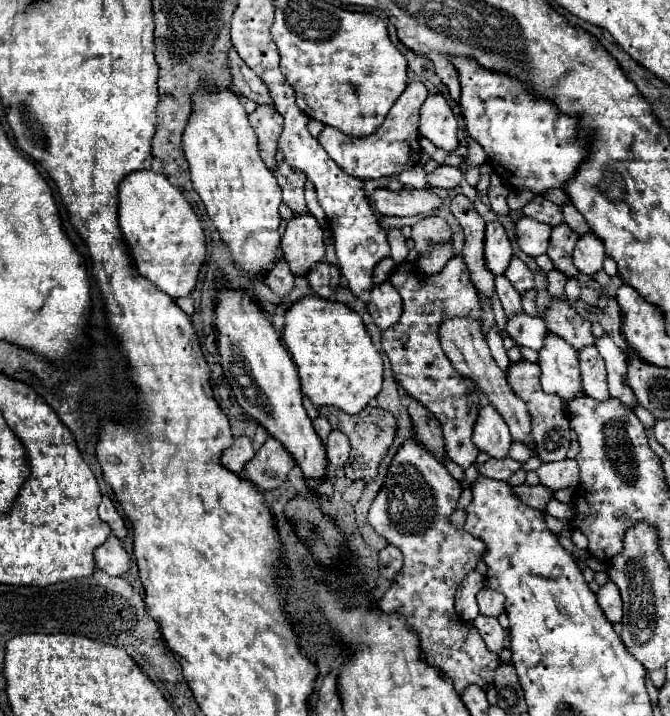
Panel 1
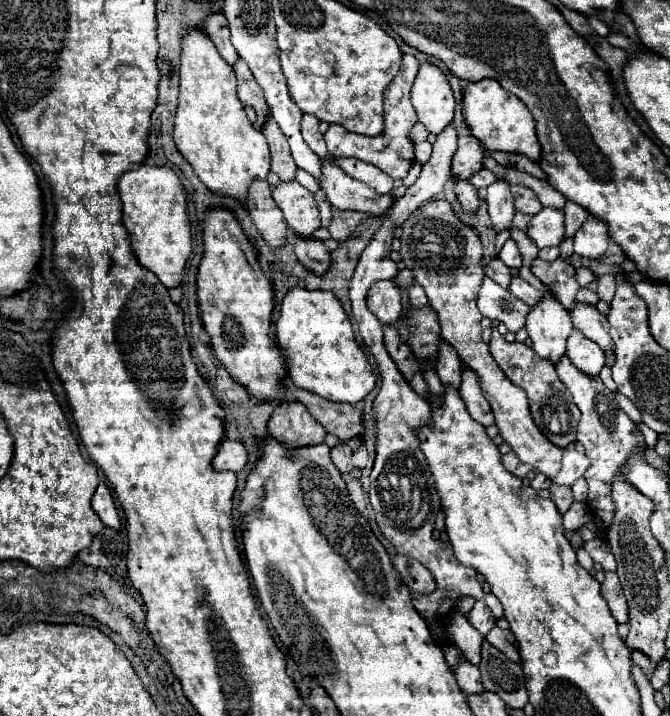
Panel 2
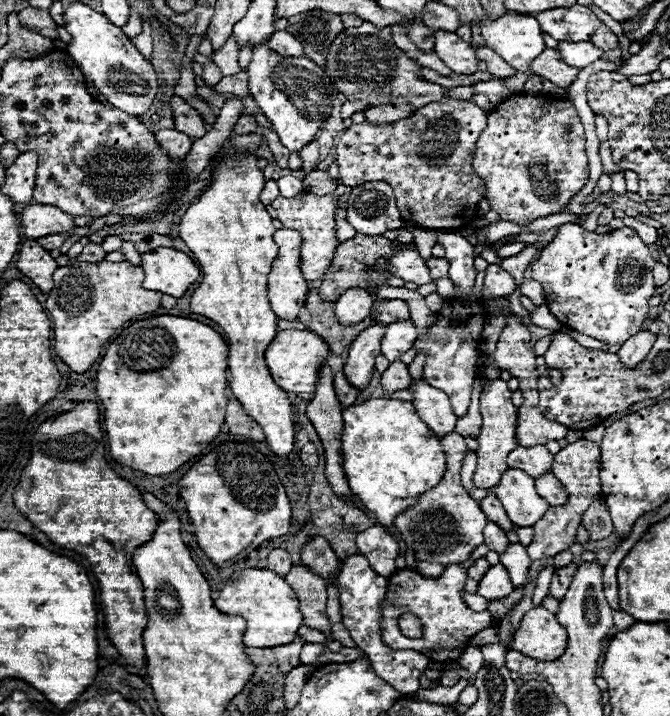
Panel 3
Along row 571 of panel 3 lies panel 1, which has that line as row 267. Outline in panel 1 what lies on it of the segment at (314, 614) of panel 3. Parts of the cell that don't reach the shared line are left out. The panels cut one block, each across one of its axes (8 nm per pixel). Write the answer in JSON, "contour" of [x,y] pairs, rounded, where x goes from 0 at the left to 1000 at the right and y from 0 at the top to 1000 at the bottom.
{"contour":[[[439,299],[421,327],[421,352],[439,383],[457,383],[472,366],[484,363],[484,327],[475,307],[463,299]]]}

